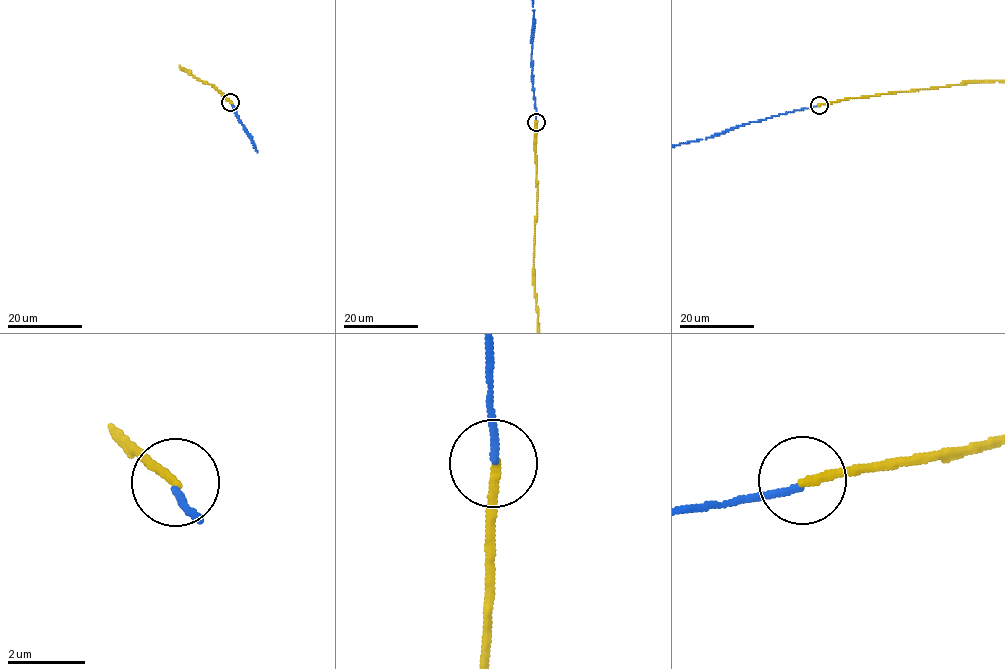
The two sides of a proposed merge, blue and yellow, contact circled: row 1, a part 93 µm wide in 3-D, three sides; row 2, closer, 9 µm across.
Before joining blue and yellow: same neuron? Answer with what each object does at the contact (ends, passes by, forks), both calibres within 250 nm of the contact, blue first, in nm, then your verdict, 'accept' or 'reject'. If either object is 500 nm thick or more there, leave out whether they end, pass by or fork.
blue ends | yellow ends | 160/200 nm | reject

